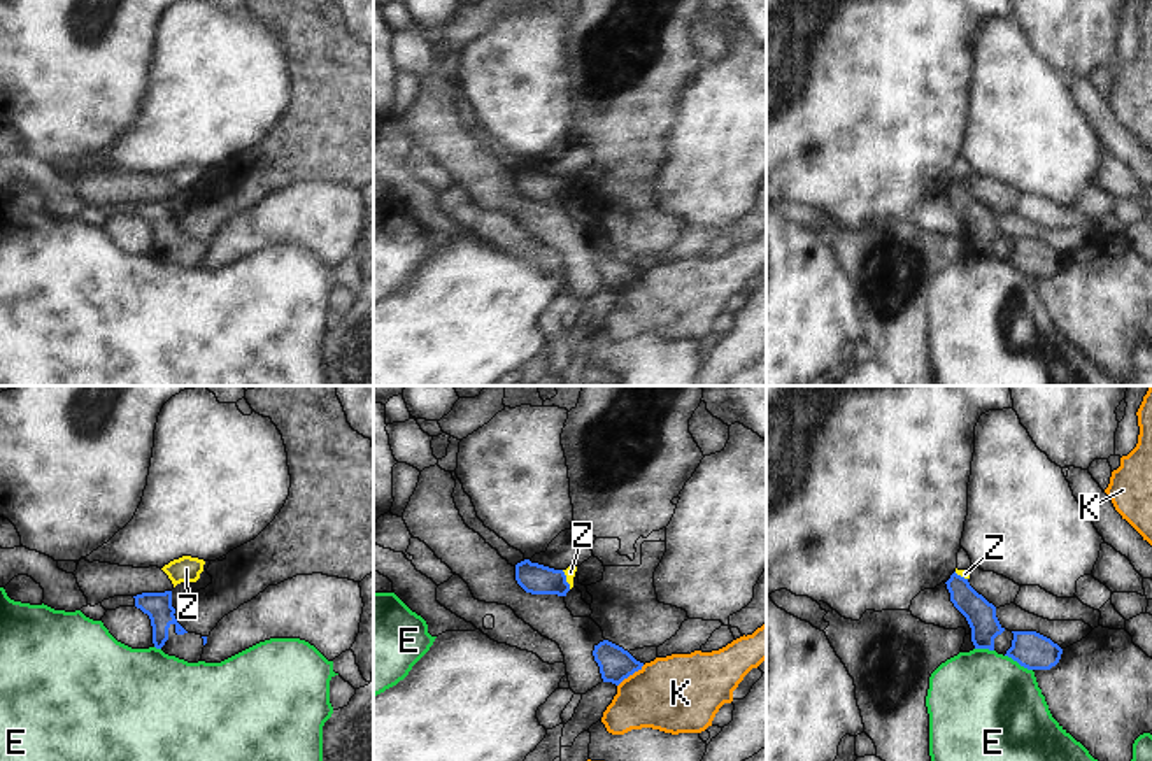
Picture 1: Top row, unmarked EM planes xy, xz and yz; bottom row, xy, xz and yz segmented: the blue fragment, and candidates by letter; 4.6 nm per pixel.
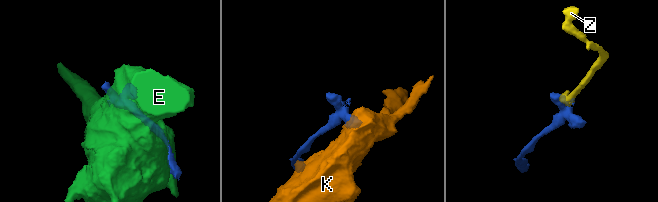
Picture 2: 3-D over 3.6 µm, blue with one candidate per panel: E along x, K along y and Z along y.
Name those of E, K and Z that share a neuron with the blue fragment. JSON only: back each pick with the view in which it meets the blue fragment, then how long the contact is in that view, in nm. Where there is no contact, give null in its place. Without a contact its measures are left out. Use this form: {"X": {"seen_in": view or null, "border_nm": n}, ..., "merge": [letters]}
{"merge": []}

